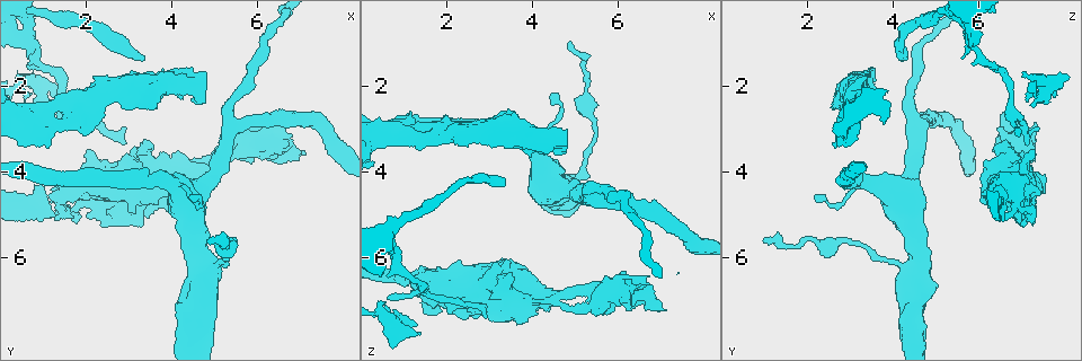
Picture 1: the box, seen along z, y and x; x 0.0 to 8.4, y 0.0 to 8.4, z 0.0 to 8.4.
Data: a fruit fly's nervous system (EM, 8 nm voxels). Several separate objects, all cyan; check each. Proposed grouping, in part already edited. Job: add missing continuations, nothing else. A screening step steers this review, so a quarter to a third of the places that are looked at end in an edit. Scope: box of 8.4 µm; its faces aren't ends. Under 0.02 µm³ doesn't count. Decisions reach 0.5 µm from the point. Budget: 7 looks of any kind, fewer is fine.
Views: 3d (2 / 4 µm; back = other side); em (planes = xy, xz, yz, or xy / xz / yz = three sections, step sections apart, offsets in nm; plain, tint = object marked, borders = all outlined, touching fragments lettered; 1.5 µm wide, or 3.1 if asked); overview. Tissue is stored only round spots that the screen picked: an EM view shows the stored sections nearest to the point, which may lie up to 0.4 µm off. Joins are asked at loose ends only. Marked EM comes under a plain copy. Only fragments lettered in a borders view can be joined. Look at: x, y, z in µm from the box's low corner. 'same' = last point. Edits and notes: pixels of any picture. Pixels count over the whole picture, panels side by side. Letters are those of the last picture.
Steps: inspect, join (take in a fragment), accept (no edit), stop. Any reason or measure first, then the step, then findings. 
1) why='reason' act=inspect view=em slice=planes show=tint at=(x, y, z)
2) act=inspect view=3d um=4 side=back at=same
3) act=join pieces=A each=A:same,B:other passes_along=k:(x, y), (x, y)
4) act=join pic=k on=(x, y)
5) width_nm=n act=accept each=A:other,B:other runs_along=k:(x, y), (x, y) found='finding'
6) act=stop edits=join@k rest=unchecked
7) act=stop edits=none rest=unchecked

why='branch stops here' act=inspect view=em slice=planes show=borders at=(7.10, 3.60, 7.25)

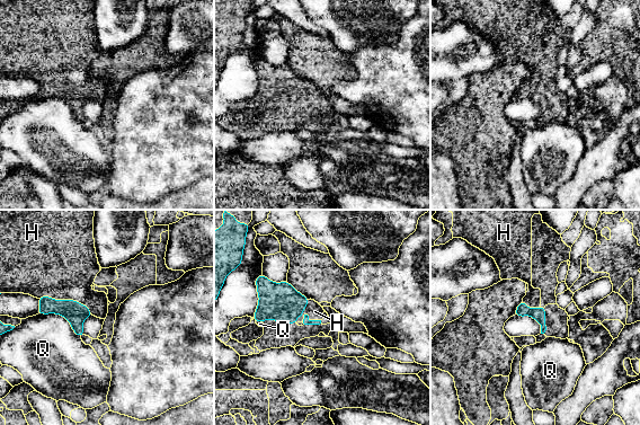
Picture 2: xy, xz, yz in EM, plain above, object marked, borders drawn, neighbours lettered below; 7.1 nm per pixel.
longest_contact=H:420nm act=join pic=2 on=(63, 265) each=H:same,Q:other found='it goes on there'

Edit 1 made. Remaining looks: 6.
act=inspect view=overview

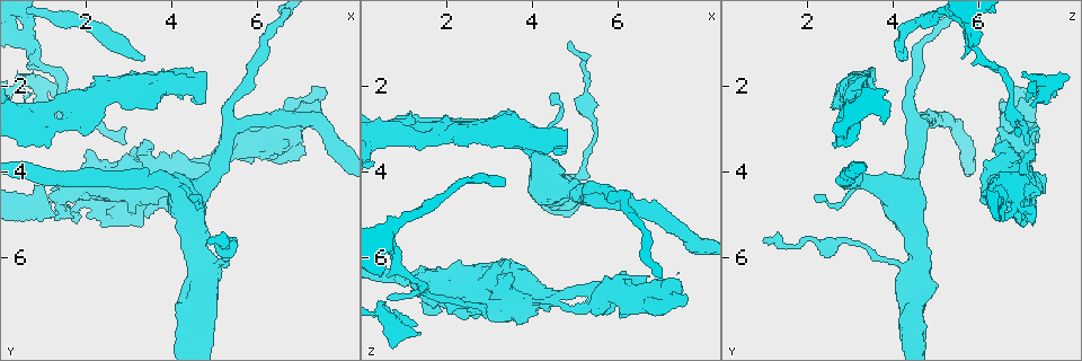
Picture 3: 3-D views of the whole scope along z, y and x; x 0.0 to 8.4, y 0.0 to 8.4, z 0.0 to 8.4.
why='an open end' act=inspect view=3d um=2 at=(2.95, 3.00, 7.40)

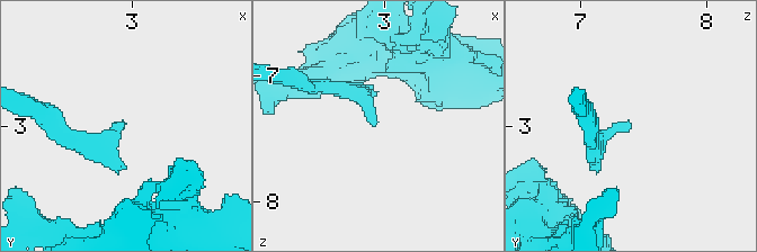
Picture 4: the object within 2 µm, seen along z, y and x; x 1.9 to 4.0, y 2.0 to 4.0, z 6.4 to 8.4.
why='now the EM' act=inspect view=em slice=planes show=borders at=(2.92, 3.00, 7.42)

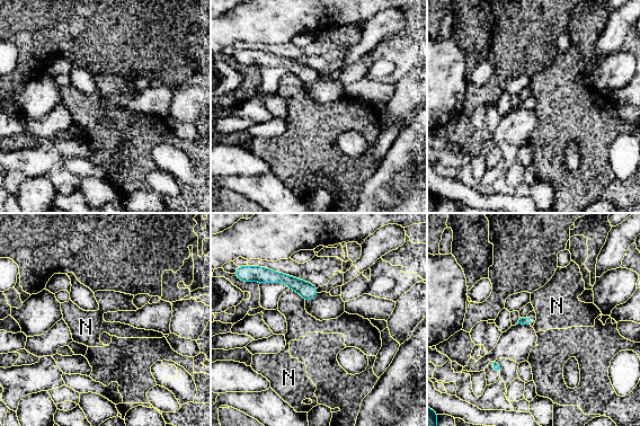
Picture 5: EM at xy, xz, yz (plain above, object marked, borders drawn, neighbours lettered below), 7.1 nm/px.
act=accept each=N:other border=5:(290, 287), (304, 301) found='no lettered fragment goes on from it'

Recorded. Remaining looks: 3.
why='free end' act=inspect view=3d um=4 at=(0.60, 2.35, 7.15)

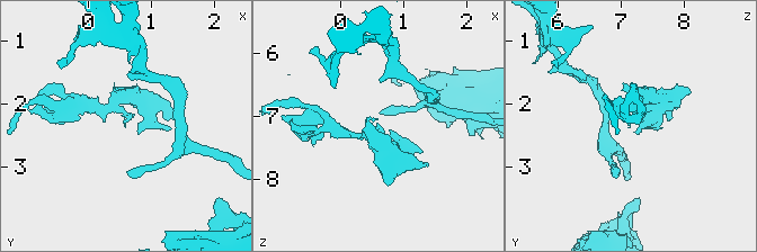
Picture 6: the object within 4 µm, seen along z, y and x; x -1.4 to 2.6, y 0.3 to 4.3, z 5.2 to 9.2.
act=inspect view=em slice=planes show=borders at=(0.65, 2.40, 7.15)

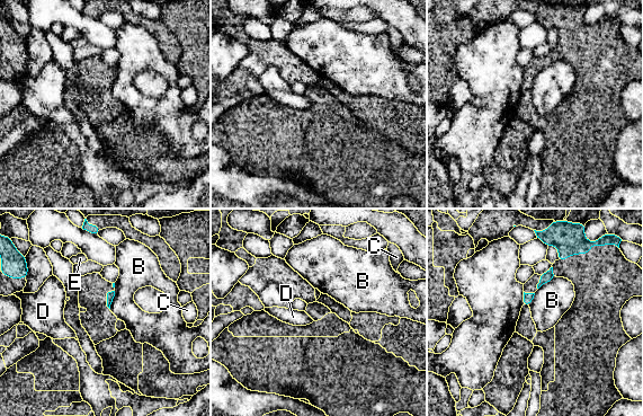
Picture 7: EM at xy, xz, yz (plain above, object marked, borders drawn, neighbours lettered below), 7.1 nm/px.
act=accept each=B:other,C:other,D:other,E:other border=7:(115, 291), (109, 308) found='none of them fits'

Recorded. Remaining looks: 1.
act=stop edits=join@2 rest=unchecked

